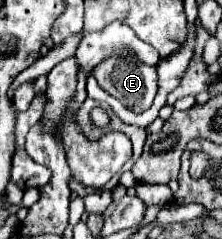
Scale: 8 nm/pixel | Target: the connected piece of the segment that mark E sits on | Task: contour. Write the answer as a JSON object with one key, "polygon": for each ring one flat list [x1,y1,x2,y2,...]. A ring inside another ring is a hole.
{"polygon":[[126,49,122,55,112,55,108,61,102,61,98,67,94,67,92,75,106,93,116,97,134,113,146,111,158,91,156,67,138,63,130,49]]}

